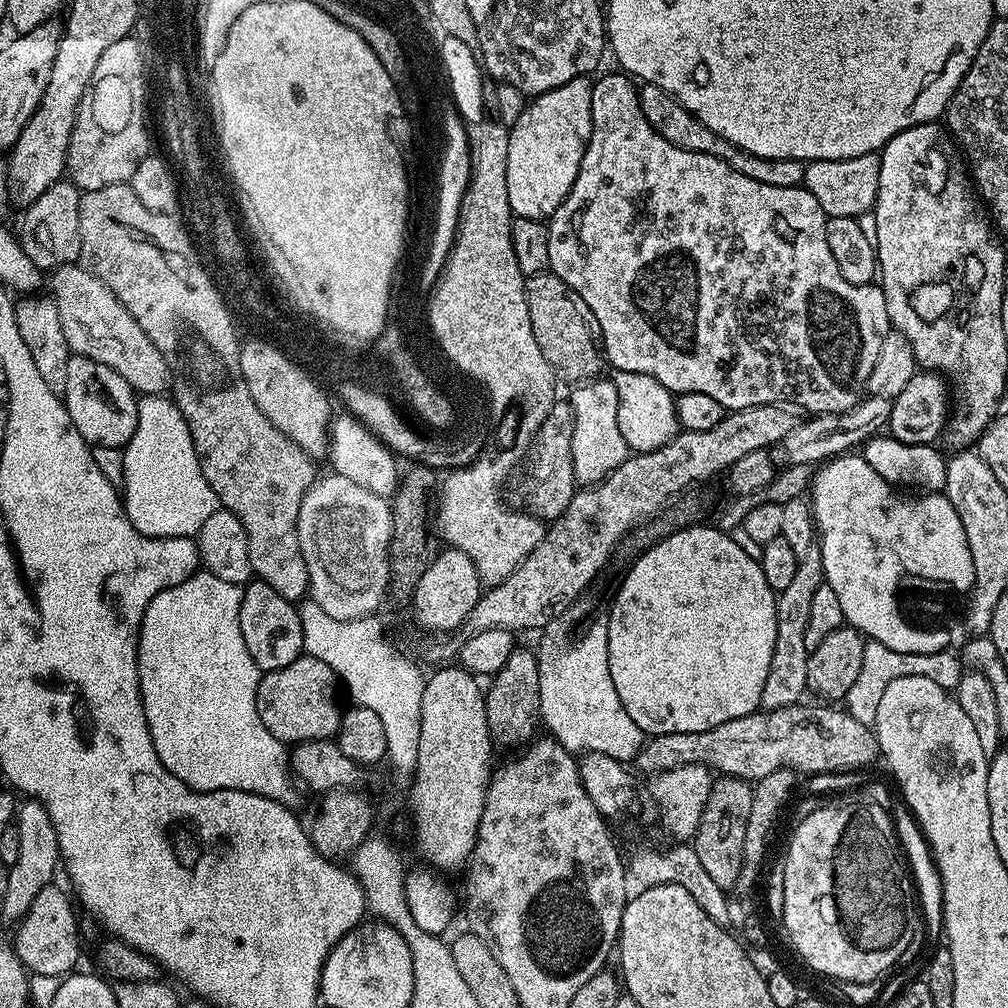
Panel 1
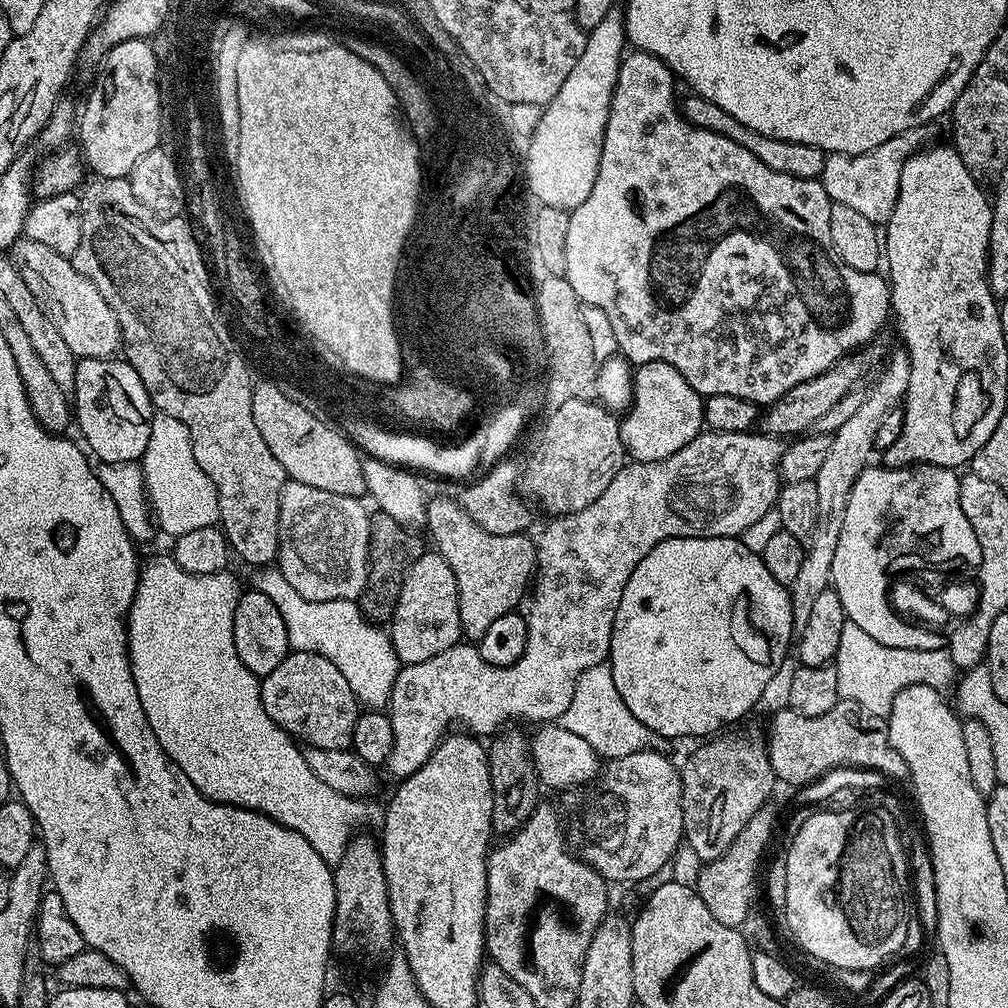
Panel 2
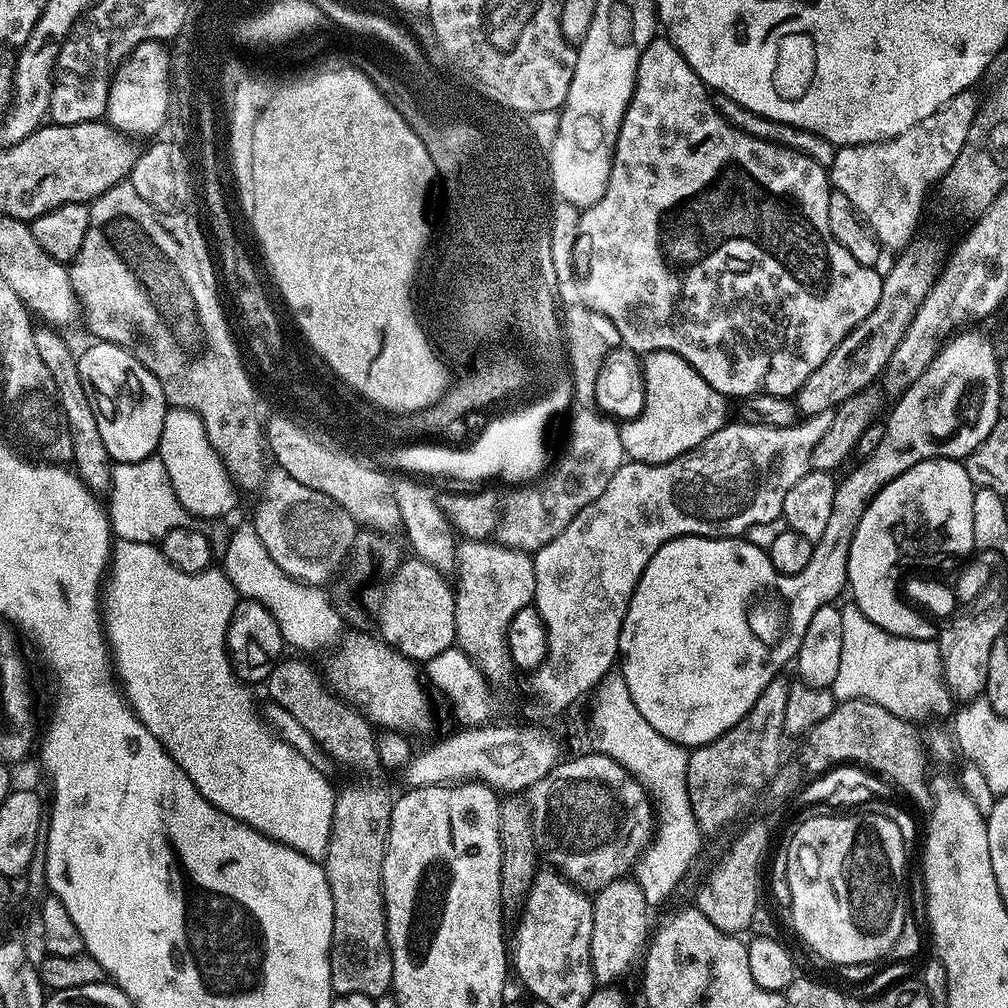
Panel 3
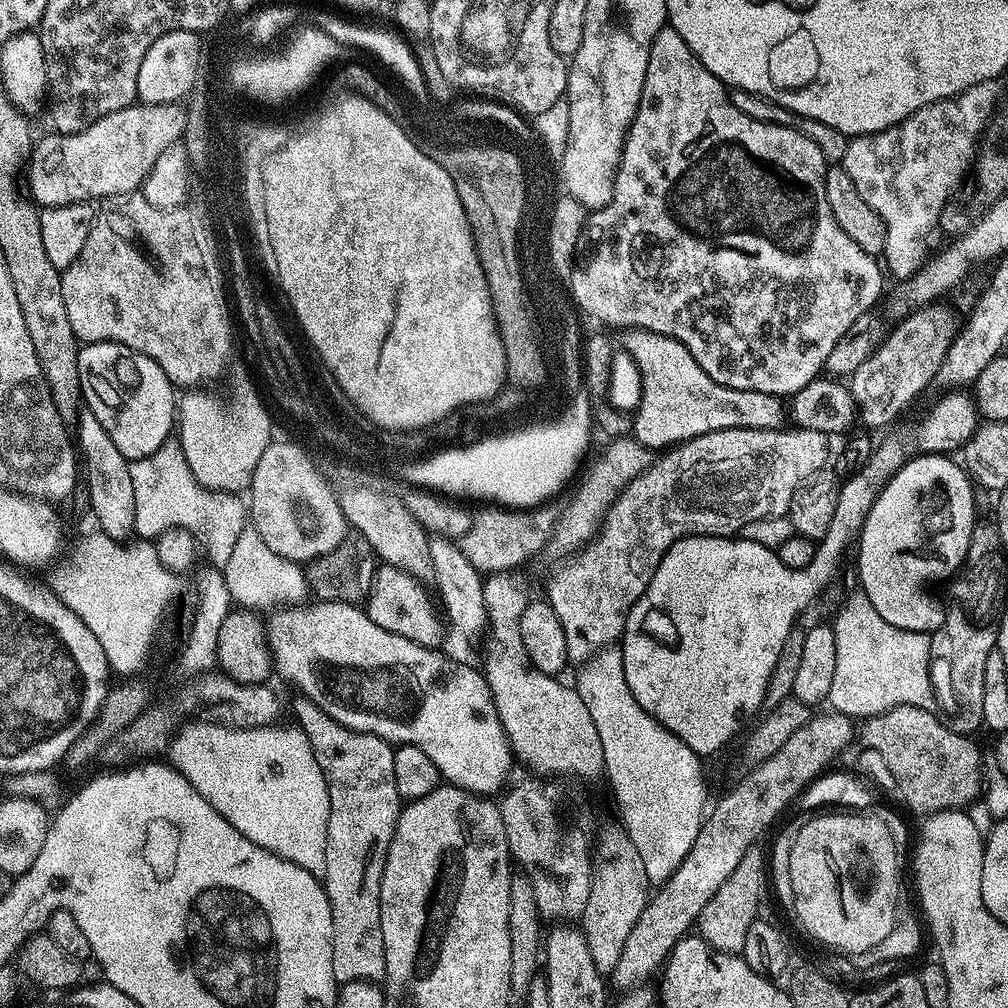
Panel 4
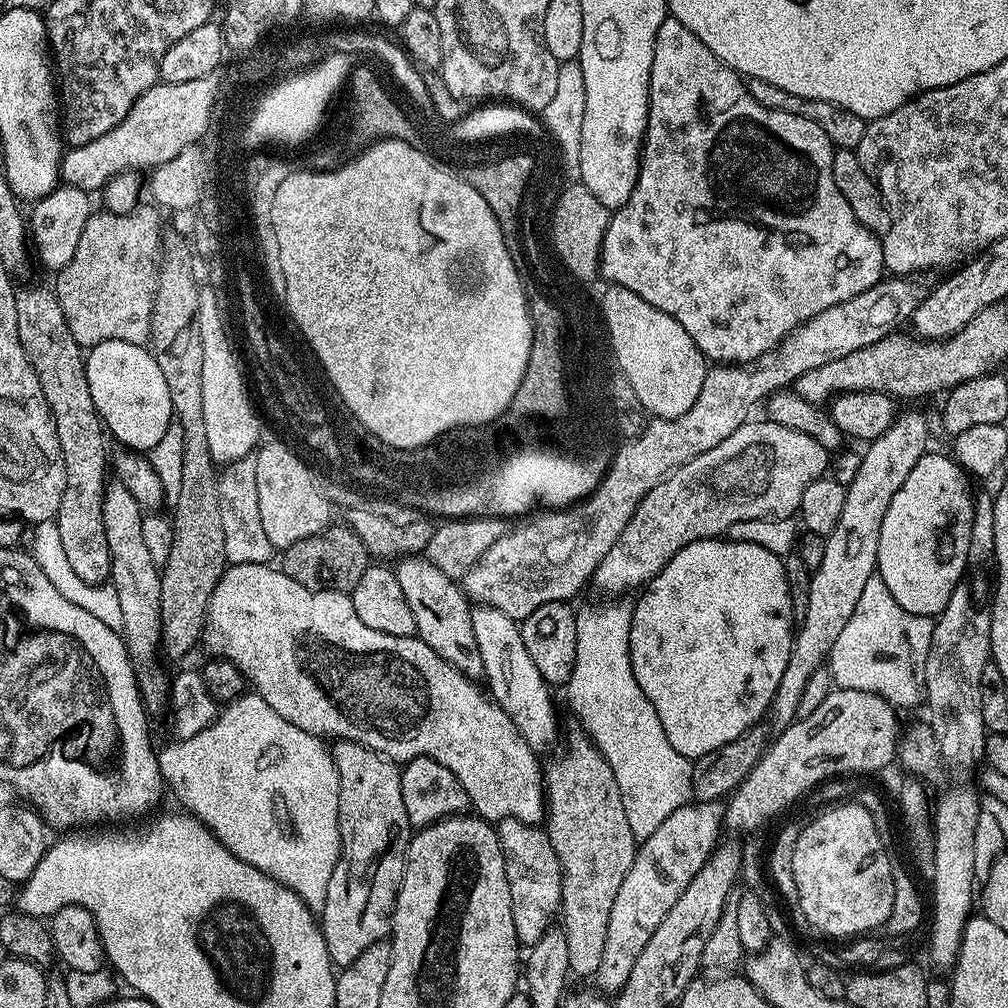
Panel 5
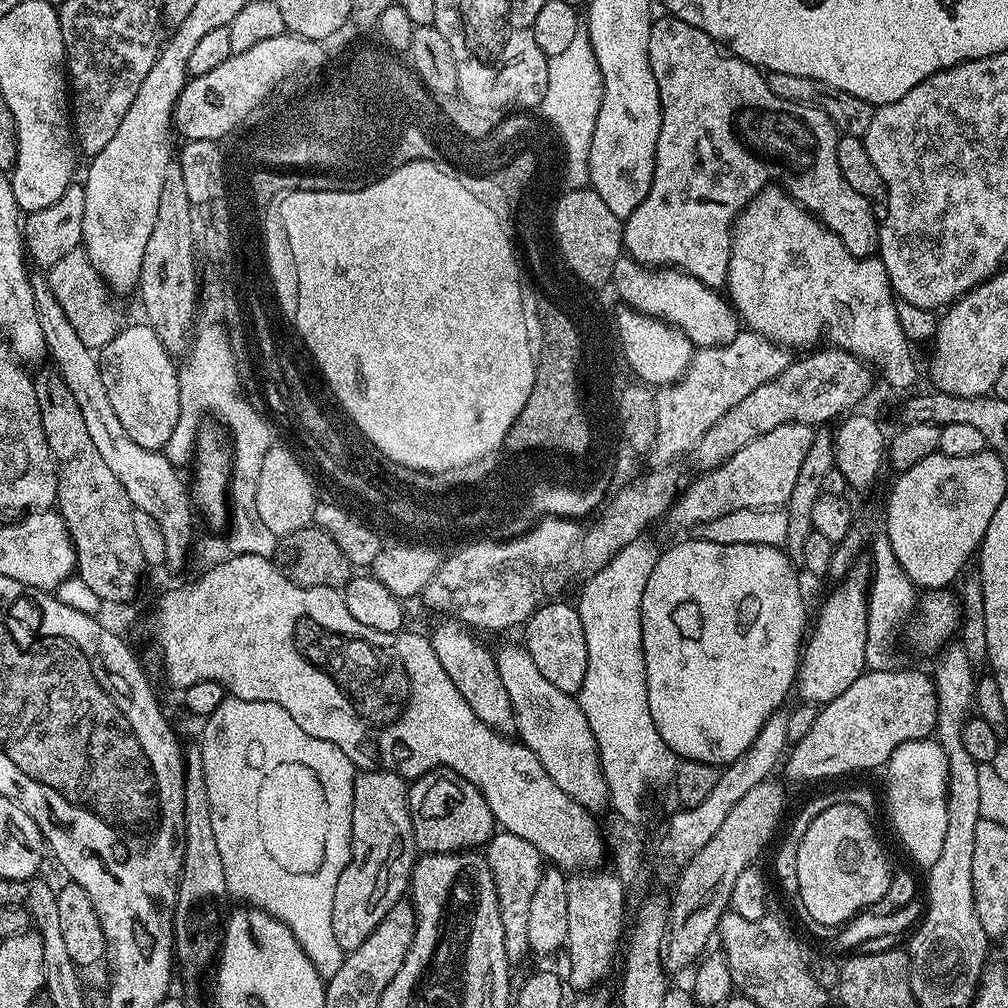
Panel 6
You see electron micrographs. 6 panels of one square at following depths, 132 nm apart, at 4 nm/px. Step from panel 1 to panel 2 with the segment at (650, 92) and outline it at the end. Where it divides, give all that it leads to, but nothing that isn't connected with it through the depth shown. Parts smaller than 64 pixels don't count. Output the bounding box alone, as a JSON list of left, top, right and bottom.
[682,94,826,180]

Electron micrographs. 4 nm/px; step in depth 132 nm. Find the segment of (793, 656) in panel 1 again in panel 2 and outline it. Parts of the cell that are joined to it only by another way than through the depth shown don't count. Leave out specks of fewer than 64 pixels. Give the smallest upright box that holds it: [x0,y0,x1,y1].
[790,350,910,630]

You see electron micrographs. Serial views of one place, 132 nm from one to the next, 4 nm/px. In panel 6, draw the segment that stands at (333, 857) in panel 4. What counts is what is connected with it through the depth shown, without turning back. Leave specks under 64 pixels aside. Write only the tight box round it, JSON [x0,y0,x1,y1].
[332,770,417,953]

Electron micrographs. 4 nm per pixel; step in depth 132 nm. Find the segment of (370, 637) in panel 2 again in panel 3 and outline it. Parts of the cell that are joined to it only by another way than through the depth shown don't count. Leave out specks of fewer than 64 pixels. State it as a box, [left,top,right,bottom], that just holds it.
[222,523,342,652]

